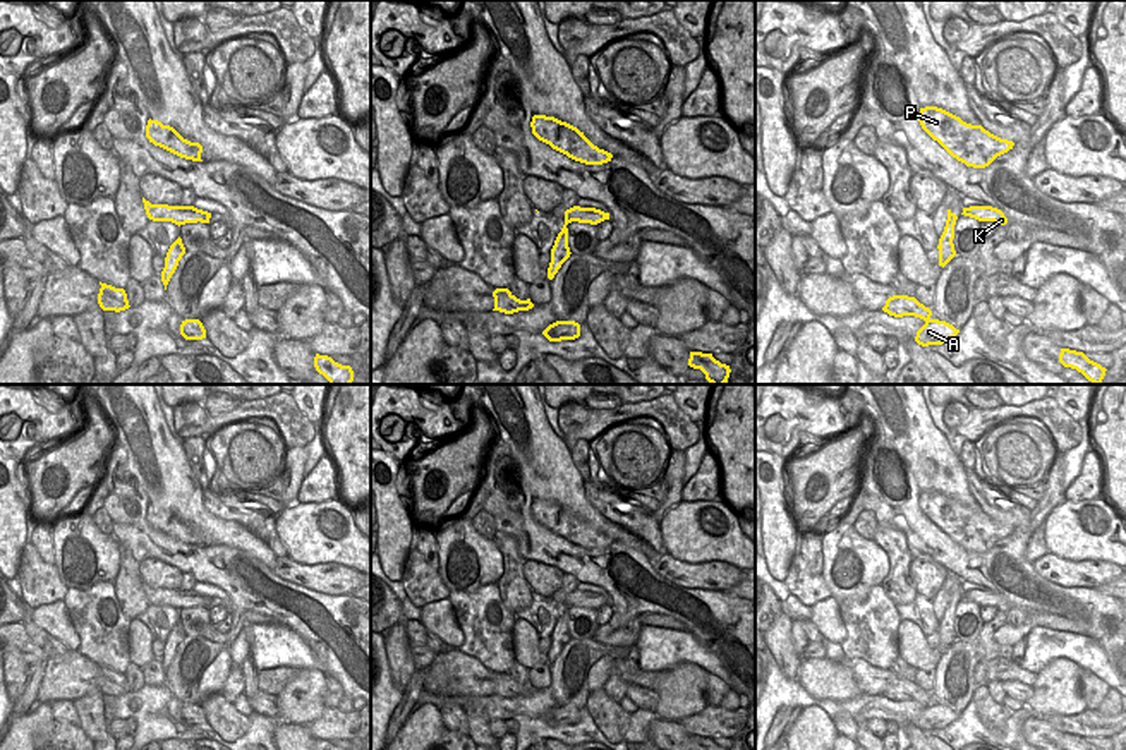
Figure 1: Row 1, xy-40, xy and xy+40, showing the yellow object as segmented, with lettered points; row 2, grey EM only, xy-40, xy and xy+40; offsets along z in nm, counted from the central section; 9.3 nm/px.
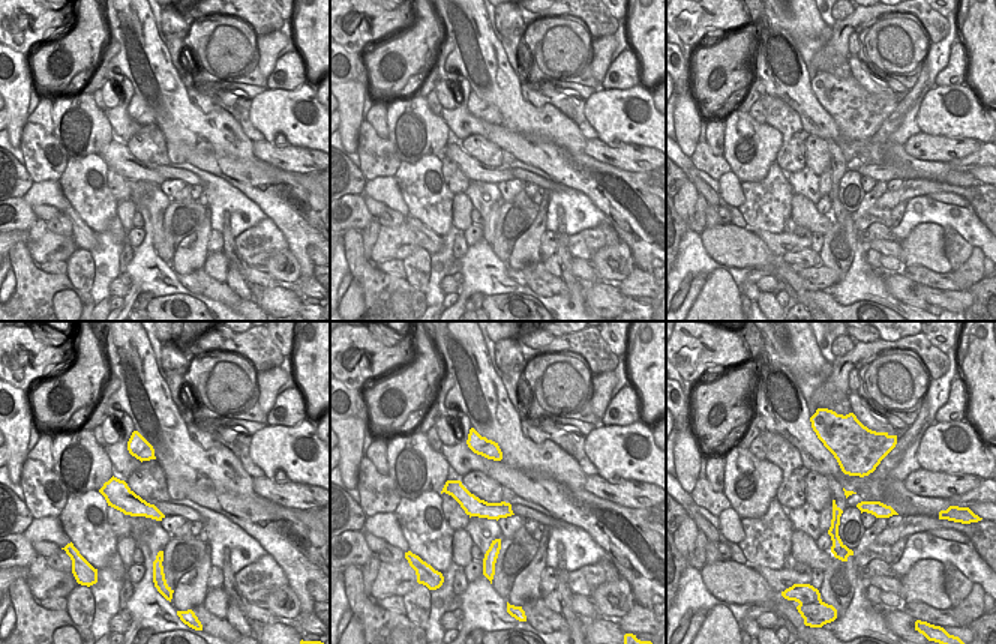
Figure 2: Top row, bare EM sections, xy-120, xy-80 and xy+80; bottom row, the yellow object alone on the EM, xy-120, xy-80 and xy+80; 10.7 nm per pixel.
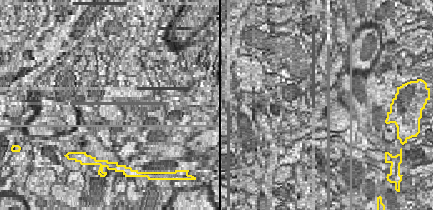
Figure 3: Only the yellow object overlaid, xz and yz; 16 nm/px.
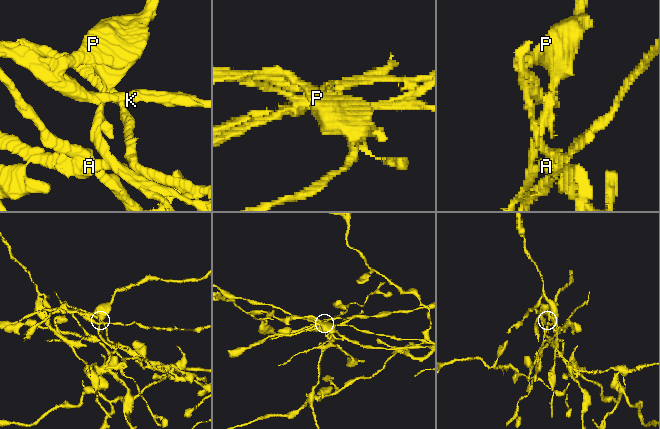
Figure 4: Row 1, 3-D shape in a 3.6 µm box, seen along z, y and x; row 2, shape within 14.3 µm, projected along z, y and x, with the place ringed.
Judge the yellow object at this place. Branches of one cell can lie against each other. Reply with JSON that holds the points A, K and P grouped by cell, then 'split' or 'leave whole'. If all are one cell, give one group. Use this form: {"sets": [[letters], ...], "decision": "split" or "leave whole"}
{"sets": [["A", "P"], ["K"]], "decision": "split"}

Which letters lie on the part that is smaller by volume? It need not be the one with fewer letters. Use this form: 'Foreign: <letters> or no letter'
Foreign: K

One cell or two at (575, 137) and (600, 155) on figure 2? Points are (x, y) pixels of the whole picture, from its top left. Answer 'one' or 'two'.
two

